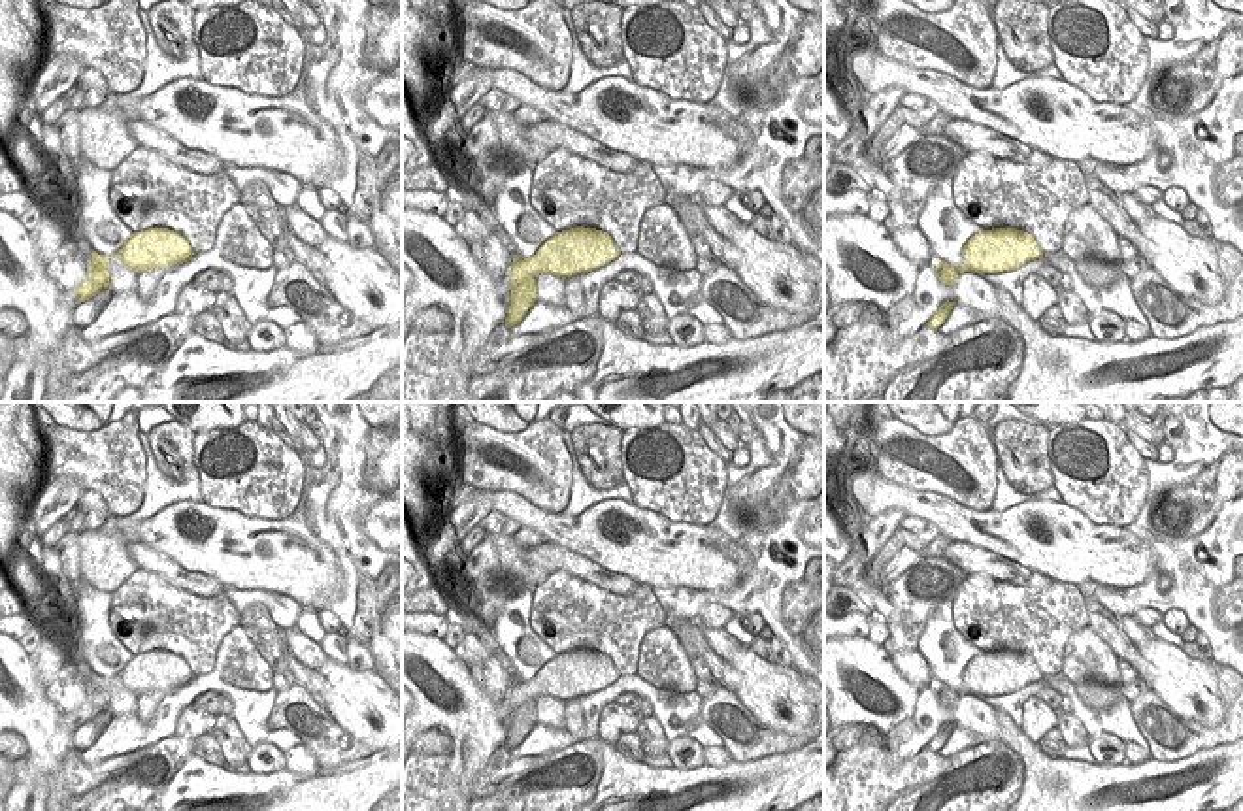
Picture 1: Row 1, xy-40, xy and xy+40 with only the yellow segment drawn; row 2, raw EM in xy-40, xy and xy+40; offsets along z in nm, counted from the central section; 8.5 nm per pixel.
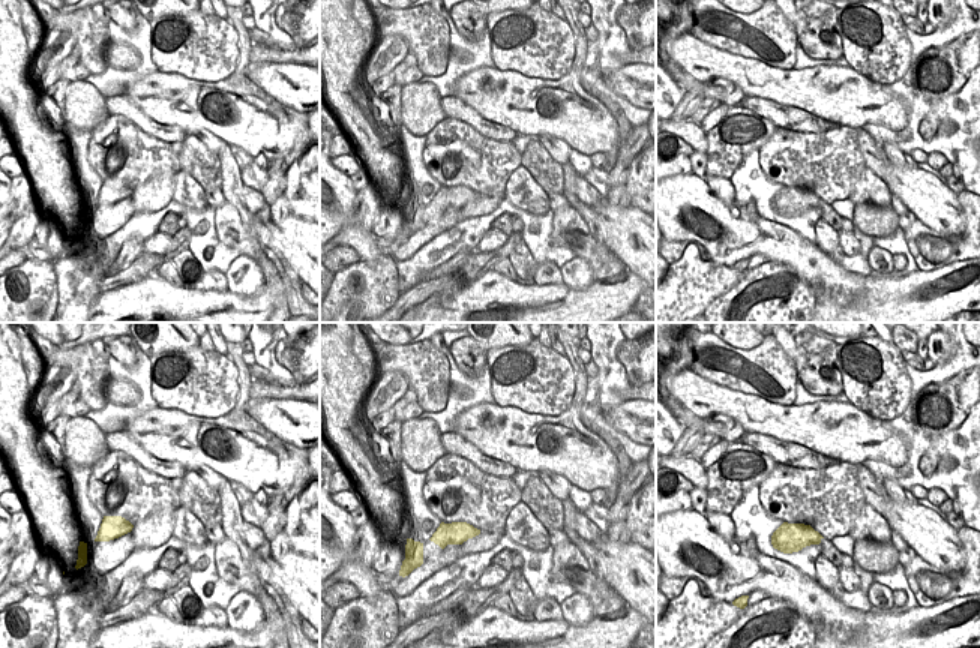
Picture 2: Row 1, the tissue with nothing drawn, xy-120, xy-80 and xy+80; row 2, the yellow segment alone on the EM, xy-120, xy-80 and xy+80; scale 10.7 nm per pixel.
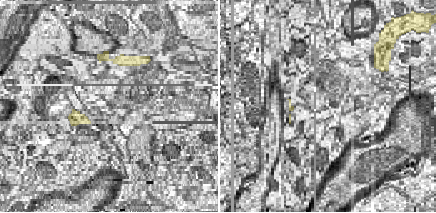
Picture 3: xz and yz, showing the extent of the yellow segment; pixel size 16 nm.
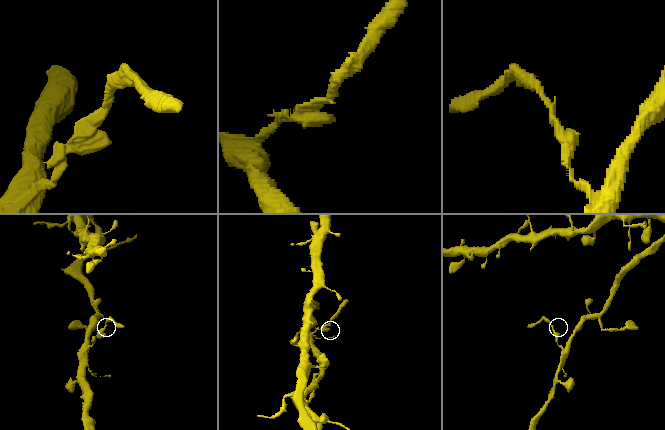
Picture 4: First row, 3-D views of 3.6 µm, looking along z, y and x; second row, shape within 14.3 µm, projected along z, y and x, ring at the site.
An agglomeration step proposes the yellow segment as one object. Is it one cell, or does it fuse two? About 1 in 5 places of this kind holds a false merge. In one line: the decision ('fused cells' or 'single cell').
single cell

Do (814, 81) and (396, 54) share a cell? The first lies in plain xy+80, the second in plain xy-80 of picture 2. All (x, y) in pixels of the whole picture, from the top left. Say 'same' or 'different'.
different

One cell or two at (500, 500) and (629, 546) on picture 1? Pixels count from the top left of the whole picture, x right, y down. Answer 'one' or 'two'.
one

